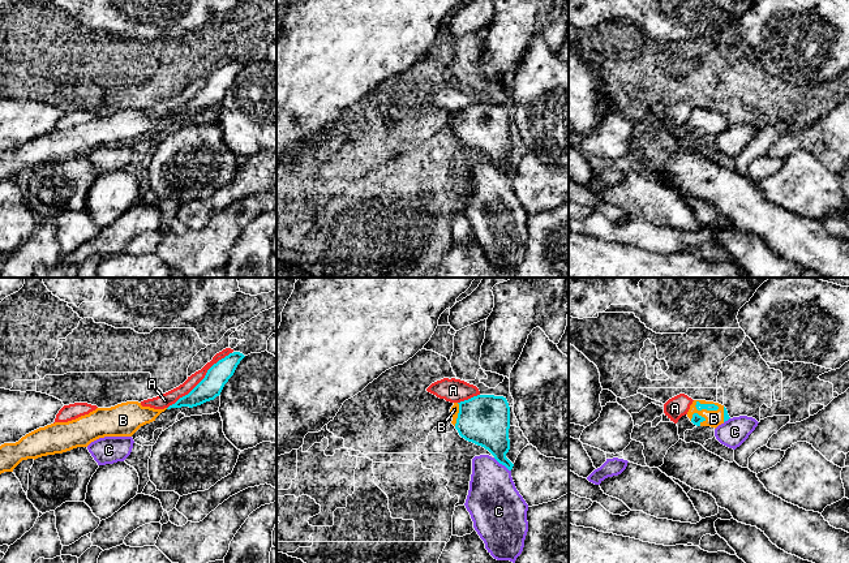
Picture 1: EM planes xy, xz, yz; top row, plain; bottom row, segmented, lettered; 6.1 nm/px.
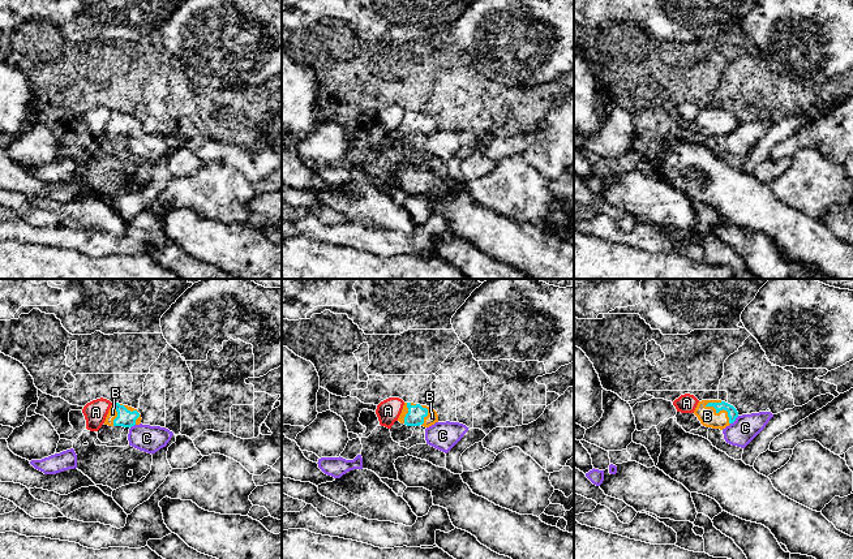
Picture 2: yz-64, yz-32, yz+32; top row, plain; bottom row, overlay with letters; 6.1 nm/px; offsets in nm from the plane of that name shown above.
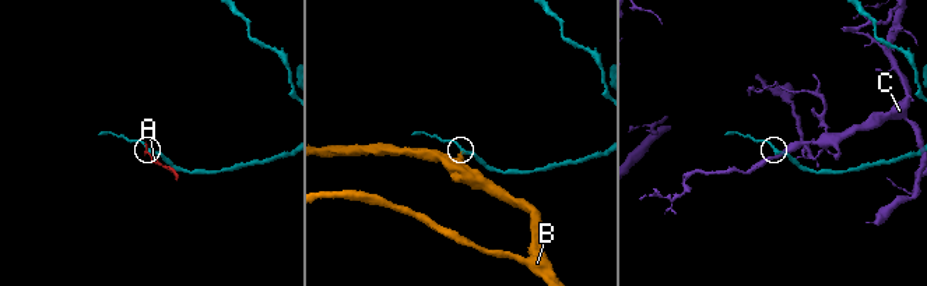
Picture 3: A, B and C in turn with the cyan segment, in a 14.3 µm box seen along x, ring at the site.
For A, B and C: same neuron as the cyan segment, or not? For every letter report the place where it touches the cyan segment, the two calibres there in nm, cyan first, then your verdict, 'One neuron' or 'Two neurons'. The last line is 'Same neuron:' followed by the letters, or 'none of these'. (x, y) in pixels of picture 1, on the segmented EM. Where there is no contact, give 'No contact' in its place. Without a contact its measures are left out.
A: Touches cyan at xy (201, 381). Thickness 140 nm (cyan) against 90 nm. Two neurons
B: Touches cyan at yz (703, 408). Thickness 50 nm (cyan) against 100 nm. One neuron
C: Touches cyan at xz (502, 464). Thickness 260 nm (cyan) against 320 nm. Two neurons
Same neuron: B

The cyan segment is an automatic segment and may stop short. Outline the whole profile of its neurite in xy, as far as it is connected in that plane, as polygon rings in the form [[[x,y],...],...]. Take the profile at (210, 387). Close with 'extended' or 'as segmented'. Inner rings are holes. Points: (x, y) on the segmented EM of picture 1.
[[[233,352],[214,364],[206,373],[205,378],[185,396],[180,397],[171,408],[197,407],[206,401],[214,400],[220,395],[224,384],[233,375],[237,365],[245,356]]] | as segmented

